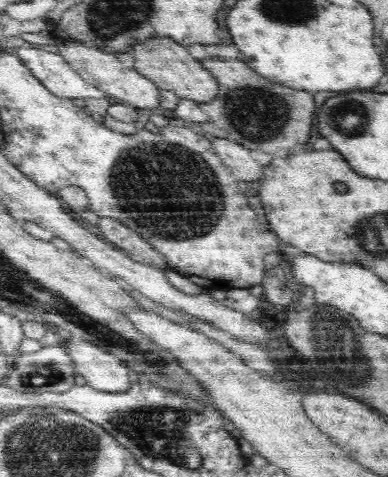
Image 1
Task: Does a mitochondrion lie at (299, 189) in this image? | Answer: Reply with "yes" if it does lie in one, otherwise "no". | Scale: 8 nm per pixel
no

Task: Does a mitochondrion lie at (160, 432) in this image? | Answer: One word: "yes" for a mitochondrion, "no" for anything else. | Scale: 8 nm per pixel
yes

